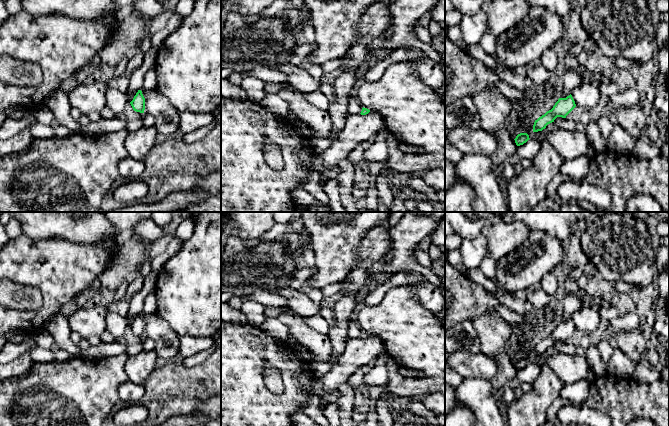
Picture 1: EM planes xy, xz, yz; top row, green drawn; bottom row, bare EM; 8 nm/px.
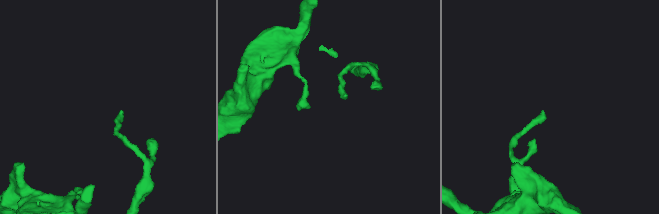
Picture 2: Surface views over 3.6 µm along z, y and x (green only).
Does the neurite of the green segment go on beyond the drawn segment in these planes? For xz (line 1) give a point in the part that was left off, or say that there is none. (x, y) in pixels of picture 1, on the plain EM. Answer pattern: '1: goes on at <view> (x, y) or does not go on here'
1: does not go on here

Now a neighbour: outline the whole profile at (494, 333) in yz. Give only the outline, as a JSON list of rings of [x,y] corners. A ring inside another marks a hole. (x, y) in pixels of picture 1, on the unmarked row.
[[[496,312],[477,316],[472,321],[476,328],[481,352],[496,358],[513,340],[512,327]]]

